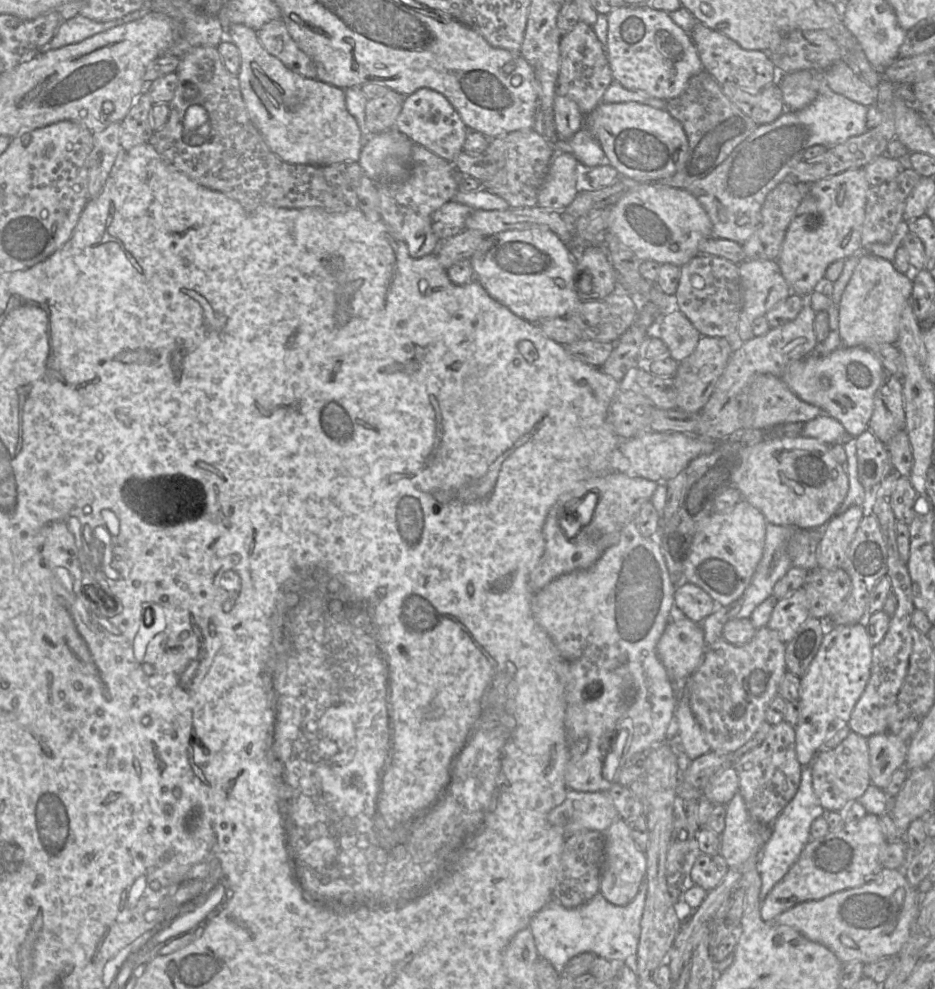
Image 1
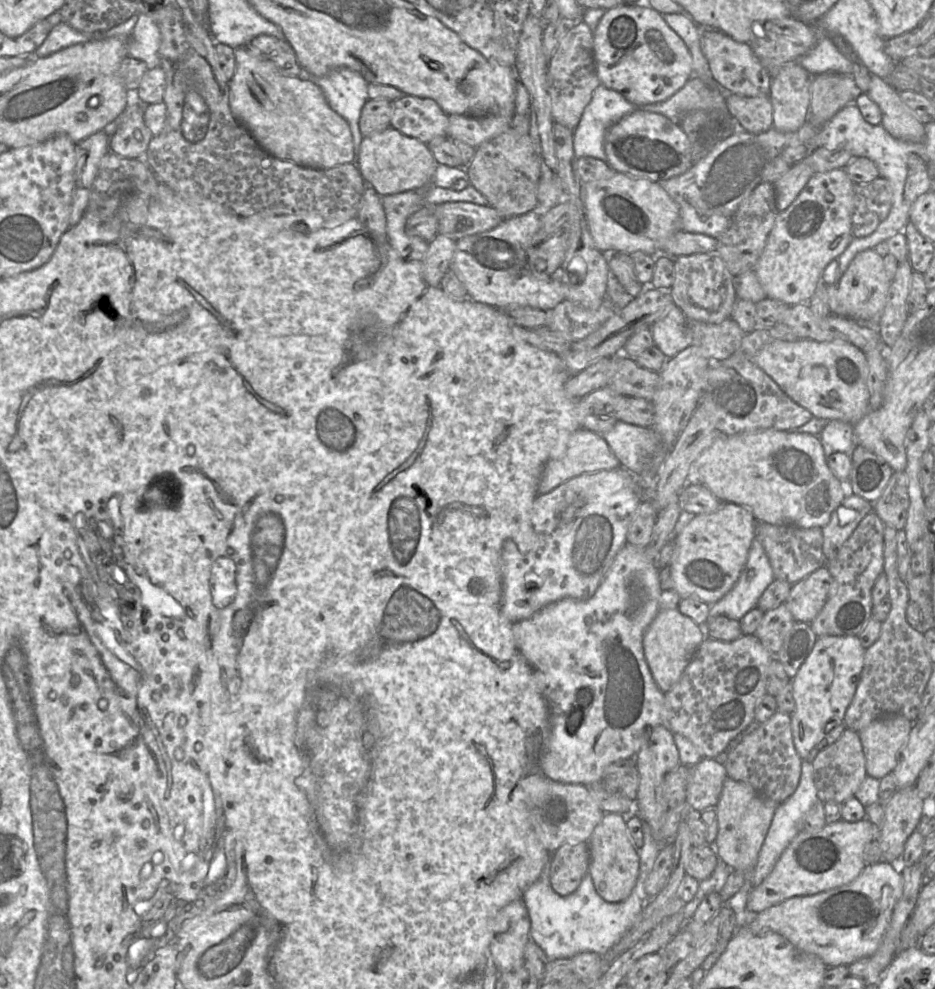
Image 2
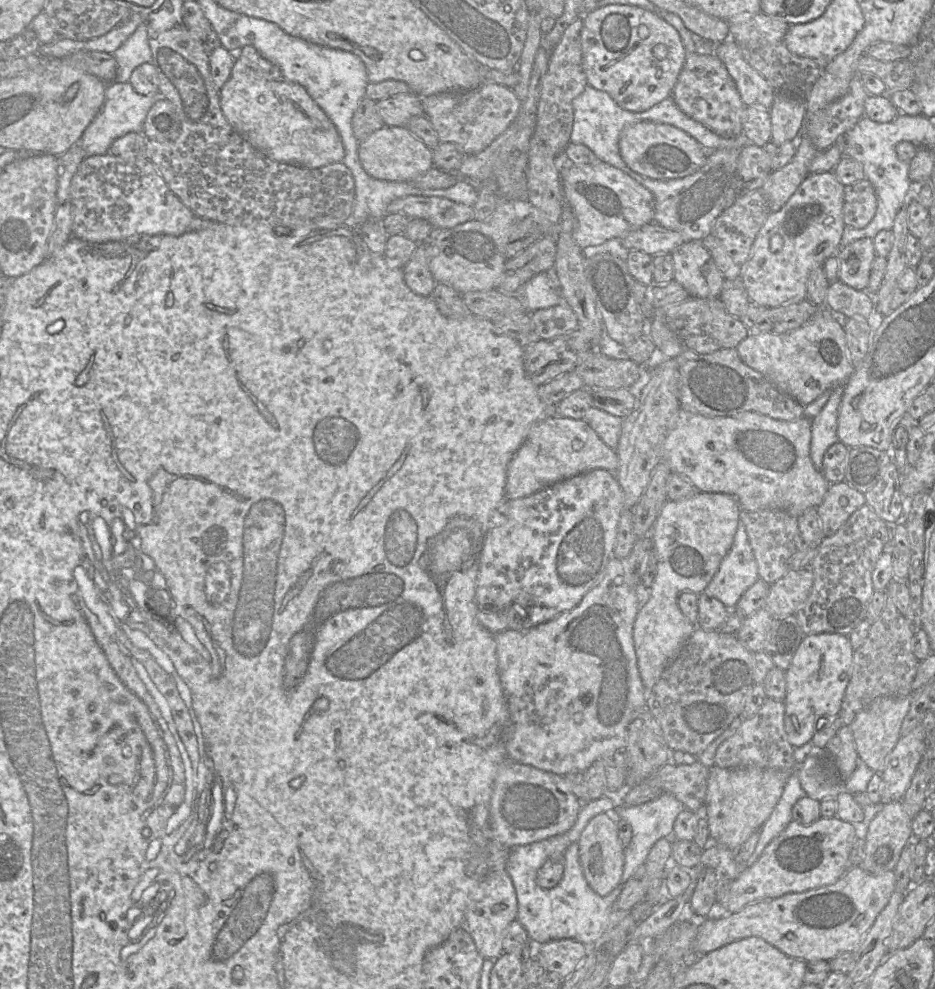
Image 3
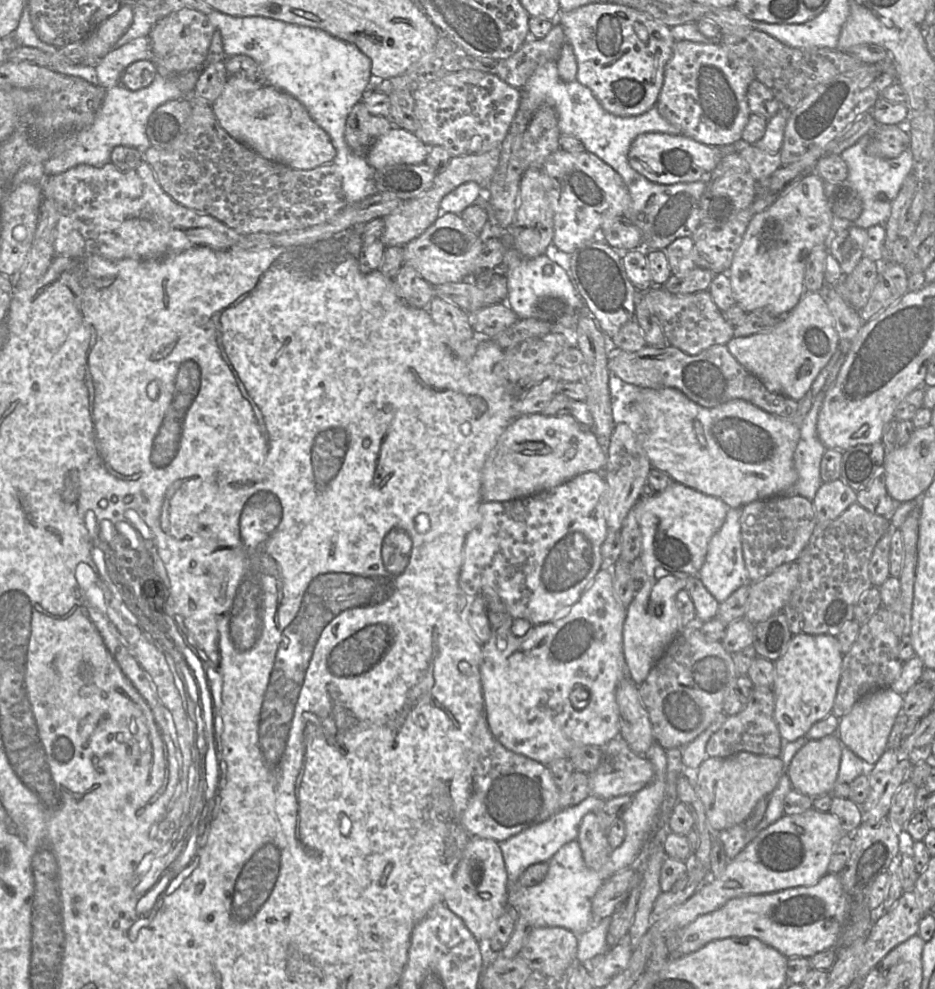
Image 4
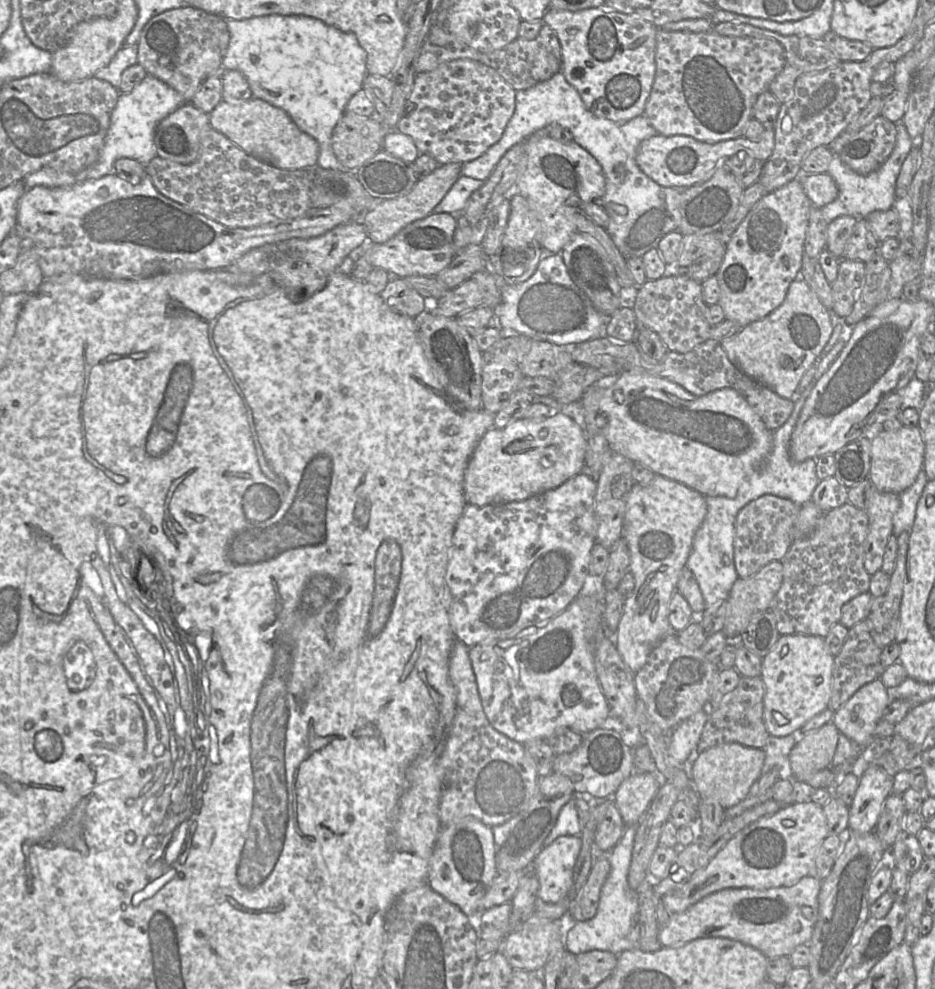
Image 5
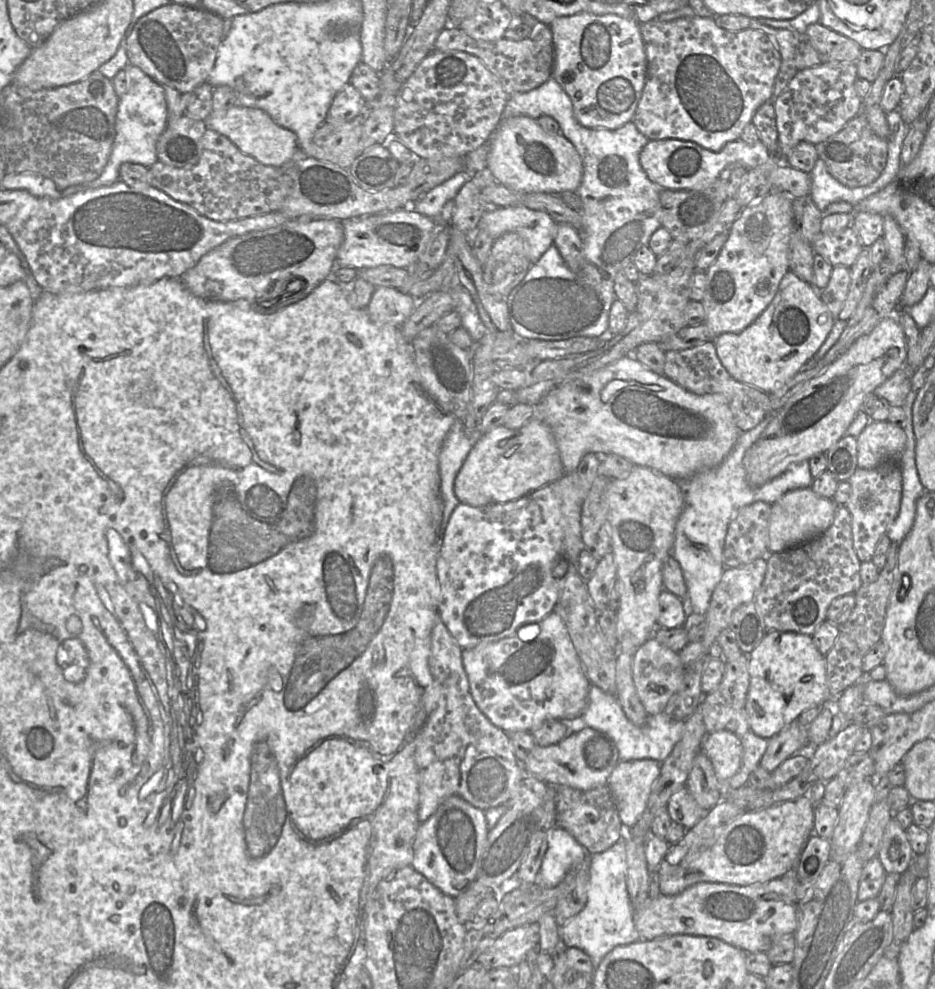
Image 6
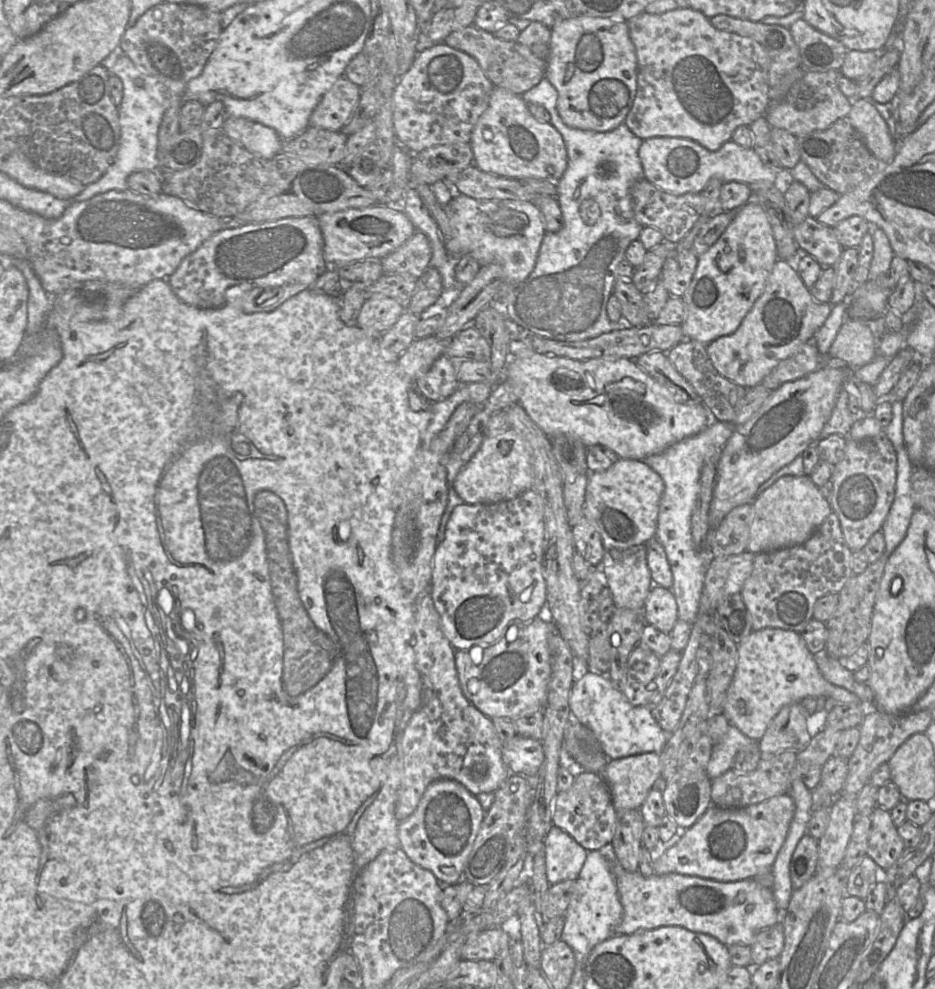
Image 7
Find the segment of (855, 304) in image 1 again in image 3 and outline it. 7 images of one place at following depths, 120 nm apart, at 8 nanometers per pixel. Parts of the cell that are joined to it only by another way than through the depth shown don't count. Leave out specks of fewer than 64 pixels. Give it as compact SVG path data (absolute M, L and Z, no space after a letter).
M861 238L844 248L840 248L839 245L838 251L834 255L839 261L838 280L856 290L866 291L869 284L871 265L877 256L872 239Z

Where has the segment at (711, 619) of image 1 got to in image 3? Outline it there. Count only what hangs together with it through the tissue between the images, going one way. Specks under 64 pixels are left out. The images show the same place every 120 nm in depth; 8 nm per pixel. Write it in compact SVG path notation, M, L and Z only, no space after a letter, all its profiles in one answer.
M739 524L733 544L705 593L734 609L743 593L758 579L758 565L743 524Z

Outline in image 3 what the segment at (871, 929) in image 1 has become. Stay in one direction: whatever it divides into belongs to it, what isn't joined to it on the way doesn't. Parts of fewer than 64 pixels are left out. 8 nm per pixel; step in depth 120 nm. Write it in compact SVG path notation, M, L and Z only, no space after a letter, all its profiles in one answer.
M861 867L848 869L834 884L800 893L788 893L747 905L722 918L706 918L699 924L695 953L709 953L734 941L761 937L786 955L804 962L830 961L840 953L852 952L888 904L896 889L894 871L870 874Z

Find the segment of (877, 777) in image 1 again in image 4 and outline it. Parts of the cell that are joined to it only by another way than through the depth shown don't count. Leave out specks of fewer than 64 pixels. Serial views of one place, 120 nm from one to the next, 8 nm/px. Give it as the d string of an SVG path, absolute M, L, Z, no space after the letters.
M880 688L860 698L851 710L839 719L837 735L843 746L863 761L875 765L887 749L888 738L902 708L903 696L891 688Z

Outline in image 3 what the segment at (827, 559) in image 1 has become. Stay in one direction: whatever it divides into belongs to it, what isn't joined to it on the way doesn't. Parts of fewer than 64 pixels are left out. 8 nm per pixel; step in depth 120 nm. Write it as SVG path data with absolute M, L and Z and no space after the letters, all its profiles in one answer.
M847 482L830 484L822 503L816 509L824 536L835 534L851 514L865 504L864 494Z

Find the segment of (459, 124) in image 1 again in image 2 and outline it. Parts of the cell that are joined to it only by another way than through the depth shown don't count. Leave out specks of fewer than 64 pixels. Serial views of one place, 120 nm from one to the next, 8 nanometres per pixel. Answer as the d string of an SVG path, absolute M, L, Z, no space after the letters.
M403 95L392 102L391 127L425 144L428 144L435 137L447 136L448 117L449 115L430 98Z

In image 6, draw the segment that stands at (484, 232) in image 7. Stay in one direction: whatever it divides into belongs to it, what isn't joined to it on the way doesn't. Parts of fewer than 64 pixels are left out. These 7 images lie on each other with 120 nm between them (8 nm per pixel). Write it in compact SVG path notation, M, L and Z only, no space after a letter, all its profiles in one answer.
M509 206L487 209L477 229L484 229L494 240L508 232L519 234L527 257L534 264L554 244L558 223L545 212Z

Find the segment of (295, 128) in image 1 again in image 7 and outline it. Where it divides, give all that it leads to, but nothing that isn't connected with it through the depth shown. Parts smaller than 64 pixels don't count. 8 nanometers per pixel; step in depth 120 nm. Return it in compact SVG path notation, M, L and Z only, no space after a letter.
M227 117L222 130L230 139L265 160L271 160L282 150L283 140L276 131L258 122L241 117Z

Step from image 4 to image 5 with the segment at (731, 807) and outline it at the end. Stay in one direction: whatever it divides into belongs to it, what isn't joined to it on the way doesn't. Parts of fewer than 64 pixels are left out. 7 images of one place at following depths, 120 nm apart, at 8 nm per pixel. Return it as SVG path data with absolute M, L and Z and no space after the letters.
M725 743L699 753L691 768L691 779L701 799L715 799L723 809L740 803L750 795L764 766L763 749L746 747L739 743Z

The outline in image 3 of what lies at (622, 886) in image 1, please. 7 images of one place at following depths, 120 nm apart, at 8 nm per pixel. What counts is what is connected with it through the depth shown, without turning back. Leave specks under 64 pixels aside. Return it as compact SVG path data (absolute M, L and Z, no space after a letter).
M605 813L593 817L583 829L577 843L585 878L595 893L607 896L622 886L625 848L618 836L617 823L611 817Z

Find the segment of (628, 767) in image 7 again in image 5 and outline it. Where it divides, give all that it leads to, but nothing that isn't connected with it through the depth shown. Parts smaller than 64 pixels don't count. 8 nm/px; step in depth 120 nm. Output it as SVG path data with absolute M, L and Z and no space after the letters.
M634 772L620 784L612 799L626 826L636 826L658 788L651 773Z

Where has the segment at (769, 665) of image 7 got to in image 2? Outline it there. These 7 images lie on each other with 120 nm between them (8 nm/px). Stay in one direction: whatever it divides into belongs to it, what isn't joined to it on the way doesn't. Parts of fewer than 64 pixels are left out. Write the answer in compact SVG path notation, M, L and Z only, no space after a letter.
M857 635L819 636L797 674L791 679L793 697L796 703L795 710L790 714L791 729L794 747L802 760L807 760L810 752L824 739L826 724L831 718L839 718L843 721L860 680L865 650Z

